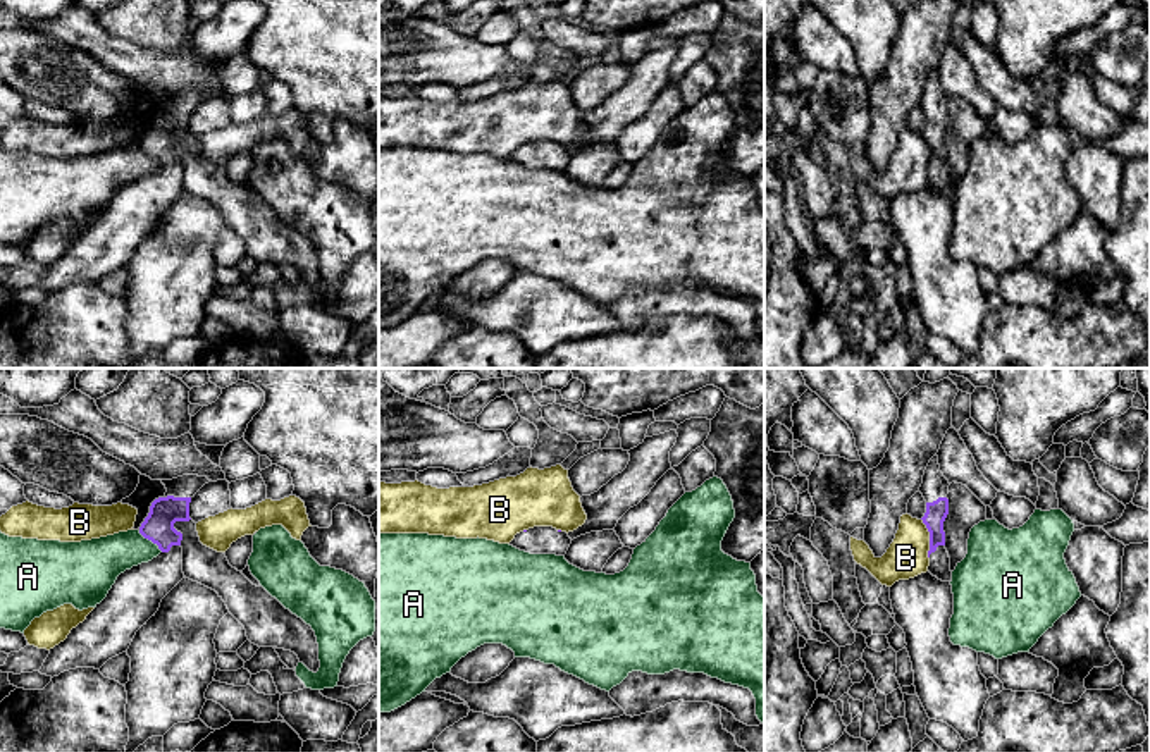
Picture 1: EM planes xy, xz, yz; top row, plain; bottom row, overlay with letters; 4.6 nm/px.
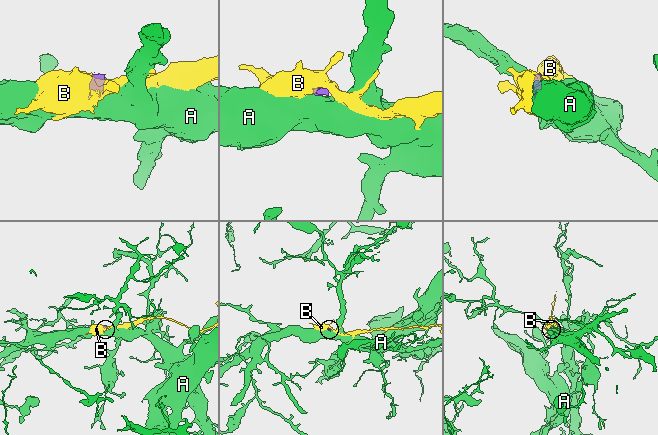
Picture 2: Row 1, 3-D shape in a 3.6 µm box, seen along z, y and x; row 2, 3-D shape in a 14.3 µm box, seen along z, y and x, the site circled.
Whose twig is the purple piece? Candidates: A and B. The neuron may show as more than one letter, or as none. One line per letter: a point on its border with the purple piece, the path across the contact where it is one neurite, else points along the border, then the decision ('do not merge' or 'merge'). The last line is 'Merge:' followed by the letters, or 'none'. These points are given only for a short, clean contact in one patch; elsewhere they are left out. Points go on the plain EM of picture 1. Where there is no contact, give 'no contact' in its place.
A: contact xy (150, 154); border xy (138, 145), (162, 166); do not merge
B: contact yz (930, 154); border yz (921, 133), (928, 147), (928, 172); do not merge
Merge: none

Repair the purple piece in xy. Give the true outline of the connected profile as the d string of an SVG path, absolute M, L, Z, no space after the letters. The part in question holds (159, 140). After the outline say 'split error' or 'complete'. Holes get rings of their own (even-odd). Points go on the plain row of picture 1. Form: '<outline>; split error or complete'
M182 89L172 95L162 95L167 107L151 117L150 127L139 141L139 148L158 160L162 165L148 177L141 177L121 188L108 205L107 212L86 231L83 237L71 244L67 253L50 263L40 287L59 291L76 282L100 284L108 274L126 267L136 246L155 231L162 213L184 193L182 188L182 148L174 143L176 136L189 136L191 112L212 95L198 89Z; split error

